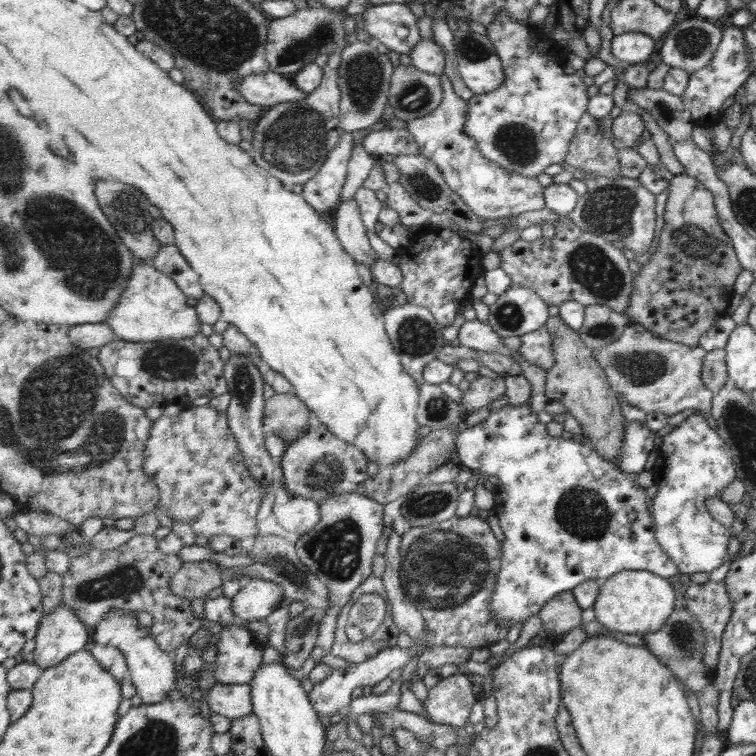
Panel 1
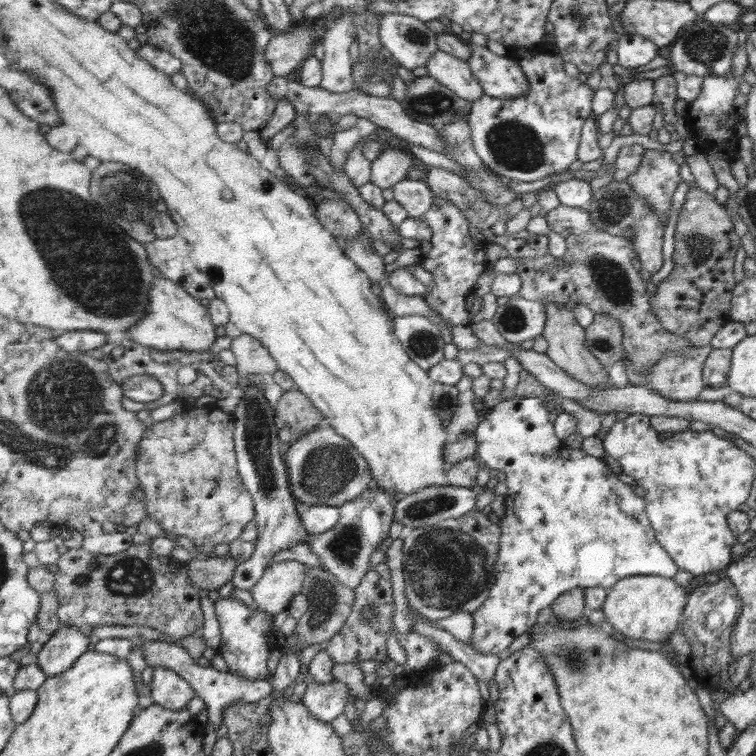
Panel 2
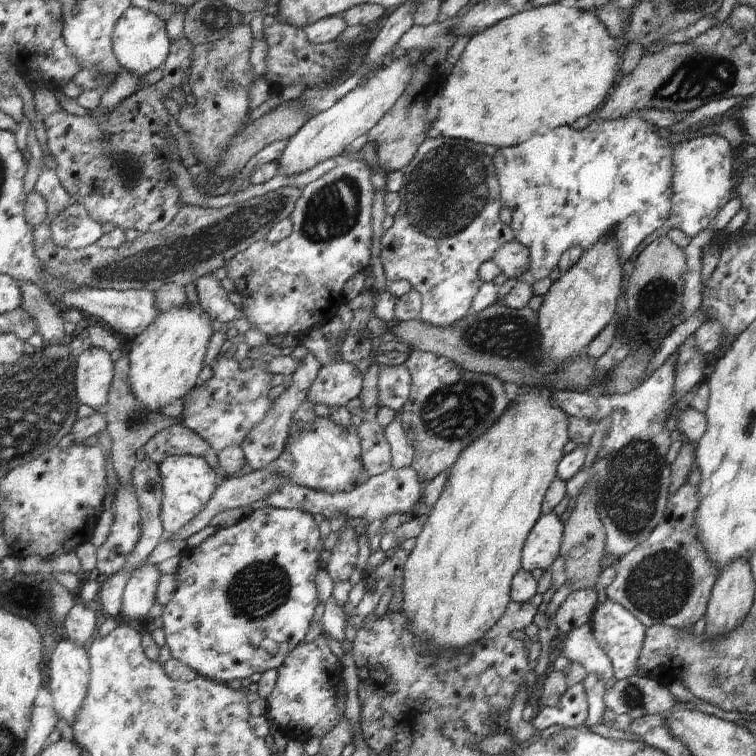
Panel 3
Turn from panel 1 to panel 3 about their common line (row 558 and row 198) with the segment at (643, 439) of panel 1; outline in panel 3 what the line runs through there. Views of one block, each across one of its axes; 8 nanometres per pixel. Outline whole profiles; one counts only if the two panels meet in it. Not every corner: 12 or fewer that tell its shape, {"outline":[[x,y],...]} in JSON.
{"outline":[[673,146],[665,228],[695,238],[733,198],[731,148]]}

